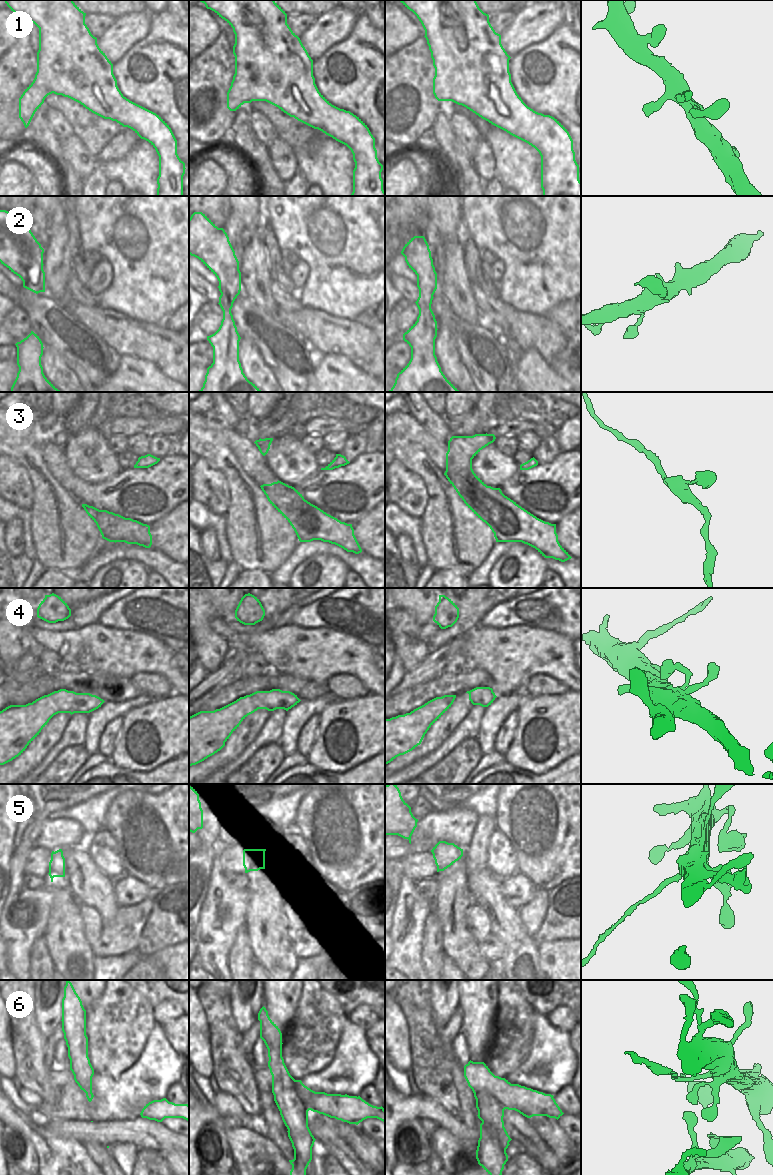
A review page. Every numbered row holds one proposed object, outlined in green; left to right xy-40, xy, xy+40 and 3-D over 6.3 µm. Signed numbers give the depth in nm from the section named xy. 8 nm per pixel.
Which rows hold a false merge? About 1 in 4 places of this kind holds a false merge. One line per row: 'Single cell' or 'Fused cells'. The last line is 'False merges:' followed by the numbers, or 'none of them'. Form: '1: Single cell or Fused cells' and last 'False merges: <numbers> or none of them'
1: Single cell
2: Single cell
3: Single cell
4: Single cell
5: Fused cells
6: Fused cells
False merges: 5, 6.

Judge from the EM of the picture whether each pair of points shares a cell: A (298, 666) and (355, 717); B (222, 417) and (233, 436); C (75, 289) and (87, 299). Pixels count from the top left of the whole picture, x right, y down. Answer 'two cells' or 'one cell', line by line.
A: two cells
B: two cells
C: one cell

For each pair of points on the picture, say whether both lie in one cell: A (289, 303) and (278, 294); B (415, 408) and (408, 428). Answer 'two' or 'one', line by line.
A: one
B: two

